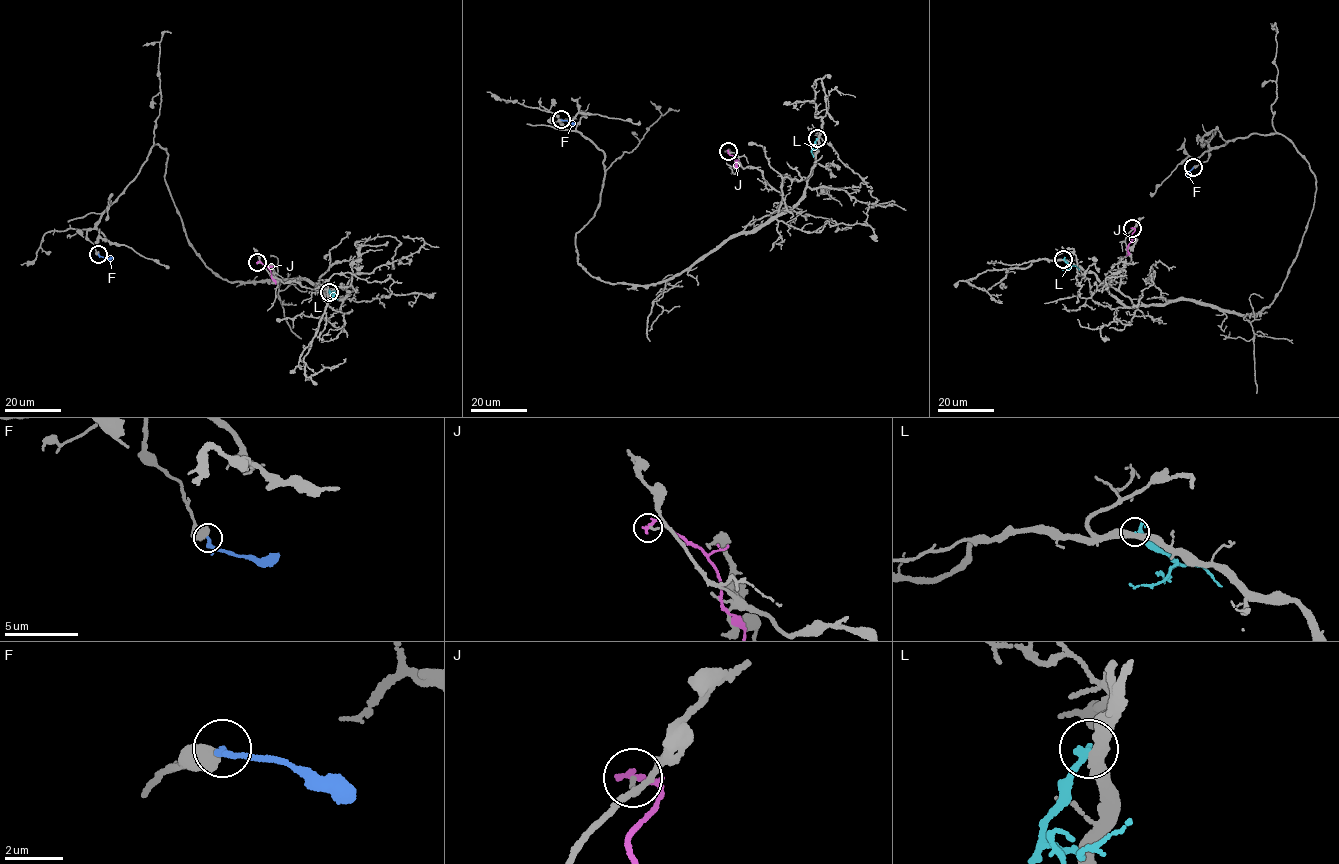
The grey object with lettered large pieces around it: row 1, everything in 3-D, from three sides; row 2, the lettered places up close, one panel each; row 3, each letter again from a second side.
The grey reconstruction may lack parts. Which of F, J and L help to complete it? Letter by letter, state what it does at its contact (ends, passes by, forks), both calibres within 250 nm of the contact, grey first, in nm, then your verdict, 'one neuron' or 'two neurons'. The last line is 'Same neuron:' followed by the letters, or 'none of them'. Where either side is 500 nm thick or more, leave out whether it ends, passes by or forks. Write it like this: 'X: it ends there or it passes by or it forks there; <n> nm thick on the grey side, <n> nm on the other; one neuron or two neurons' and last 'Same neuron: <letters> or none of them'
F: 600 nm thick on the grey side, 240 nm on the other; one neuron
J: it ends there; 130 nm thick on the grey side, 240 nm on the other; two neurons
L: it ends there; 420 nm thick on the grey side, 280 nm on the other; two neurons
Same neuron: F

